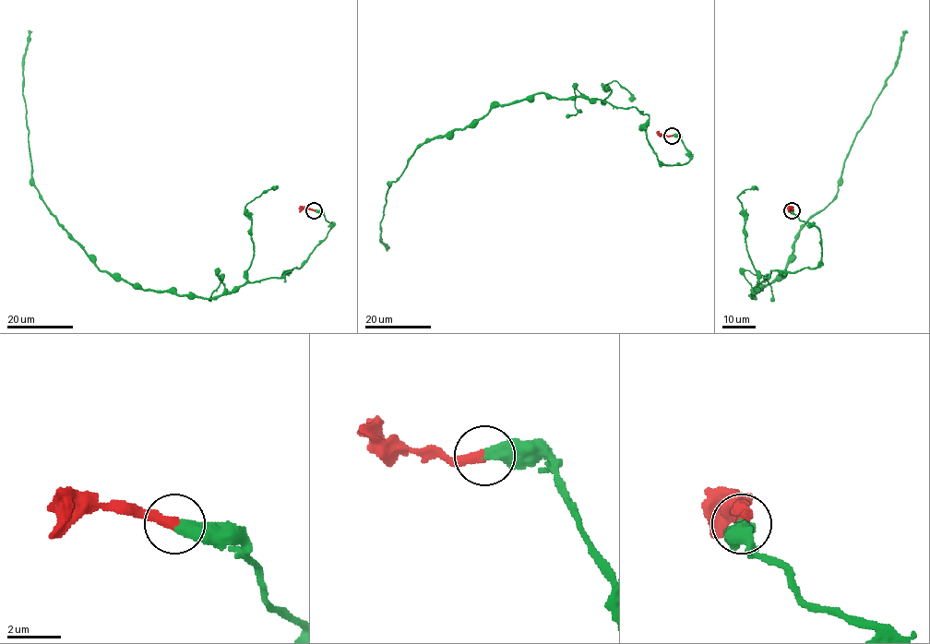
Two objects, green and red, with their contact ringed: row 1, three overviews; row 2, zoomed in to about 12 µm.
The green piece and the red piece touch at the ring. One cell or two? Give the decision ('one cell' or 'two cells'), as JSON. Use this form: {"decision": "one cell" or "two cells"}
{"decision": "one cell"}

